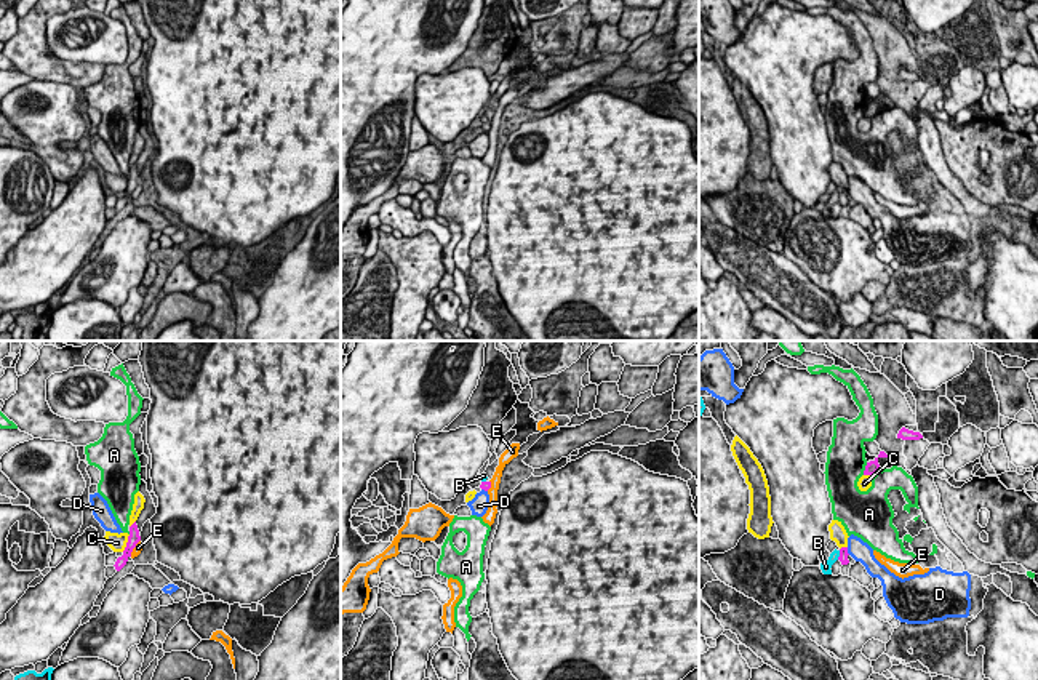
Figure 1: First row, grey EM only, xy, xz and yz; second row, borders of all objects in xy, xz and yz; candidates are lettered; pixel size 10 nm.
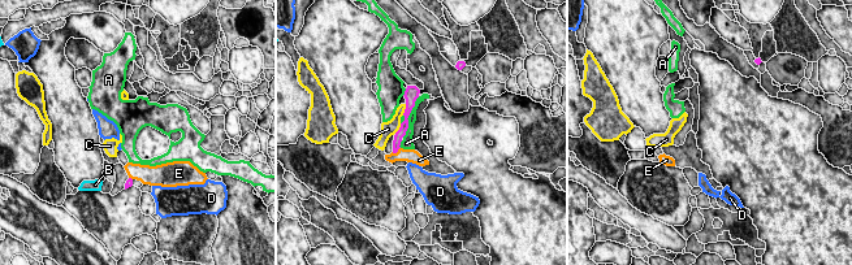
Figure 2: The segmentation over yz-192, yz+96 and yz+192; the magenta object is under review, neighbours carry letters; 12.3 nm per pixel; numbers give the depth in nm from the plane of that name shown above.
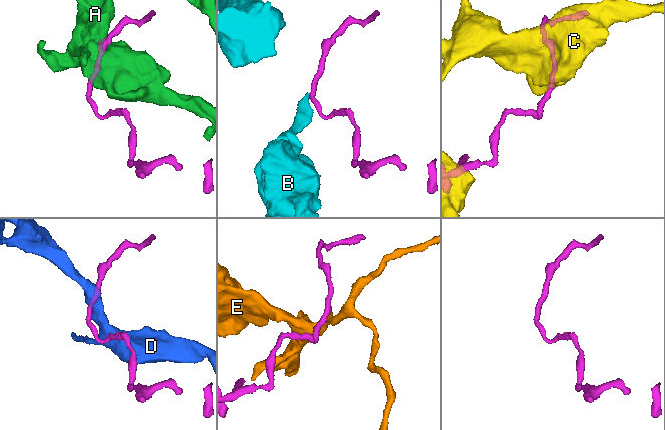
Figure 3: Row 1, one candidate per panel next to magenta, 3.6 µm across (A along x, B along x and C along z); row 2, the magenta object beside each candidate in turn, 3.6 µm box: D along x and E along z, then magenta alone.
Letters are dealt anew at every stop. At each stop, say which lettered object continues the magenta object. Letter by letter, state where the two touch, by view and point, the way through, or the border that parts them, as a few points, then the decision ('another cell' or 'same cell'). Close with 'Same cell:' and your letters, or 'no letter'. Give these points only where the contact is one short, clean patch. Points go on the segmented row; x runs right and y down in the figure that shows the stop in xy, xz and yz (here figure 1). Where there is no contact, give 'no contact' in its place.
A: yz (866, 469) | another cell
B: yz (840, 556) | along yz (840, 551), (837, 559) | another cell
C: xy (127, 543) | another cell
D: yz (846, 551) | along yz (846, 548), (850, 554) | another cell
E: xy (135, 546) | another cell
Same cell: no letter

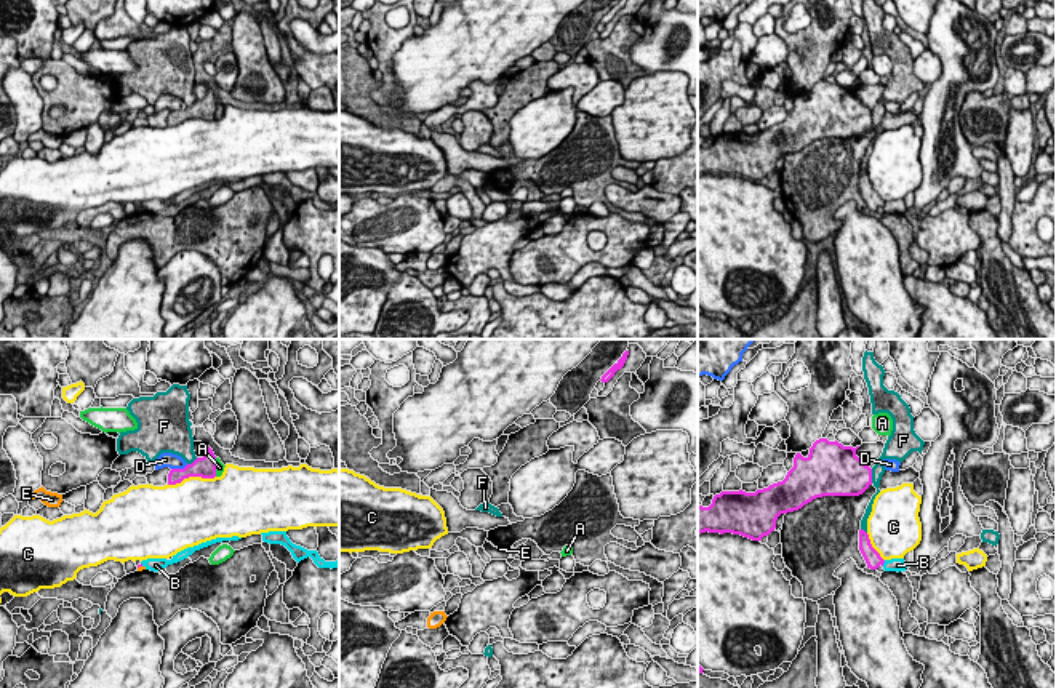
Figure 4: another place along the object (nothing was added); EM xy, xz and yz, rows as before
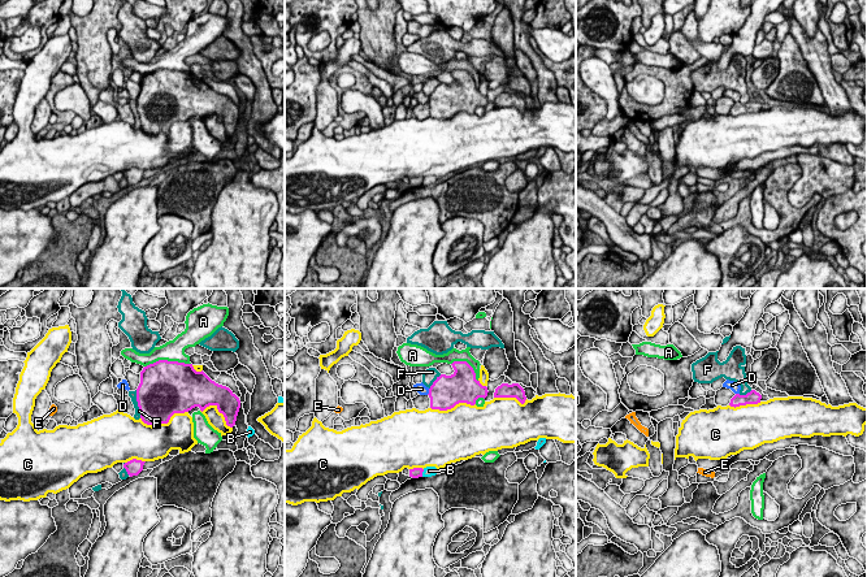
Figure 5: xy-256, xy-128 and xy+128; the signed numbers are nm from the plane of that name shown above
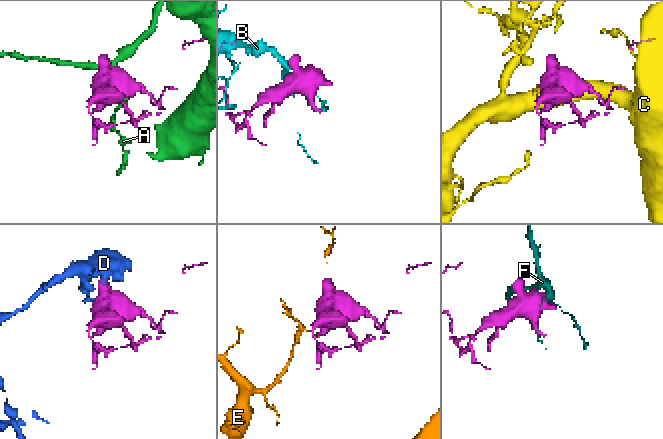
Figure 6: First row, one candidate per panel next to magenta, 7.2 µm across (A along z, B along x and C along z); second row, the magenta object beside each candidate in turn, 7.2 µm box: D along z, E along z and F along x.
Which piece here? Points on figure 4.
A: xy (215, 468) | another cell
B: yz (884, 562) | another cell
C: xy (191, 476) | another cell
D: xy (180, 469) | along xy (188, 464), (172, 469) | another cell
E: xy (140, 565) | along xy (141, 565), (138, 568) | another cell
F: yz (871, 476) | another cell
Same cell: no letter

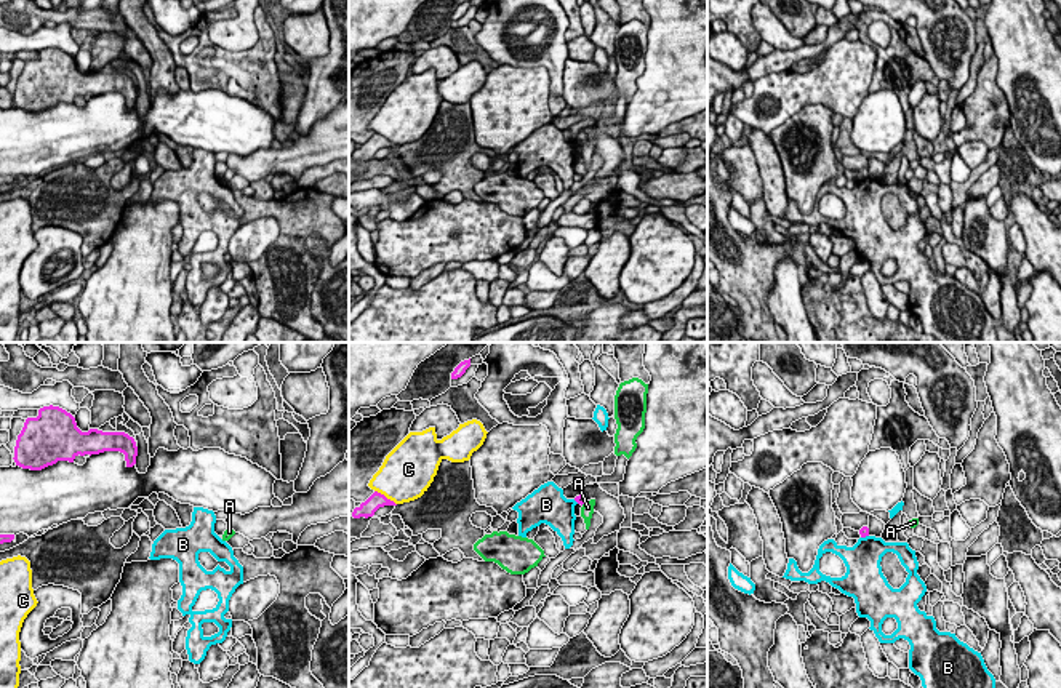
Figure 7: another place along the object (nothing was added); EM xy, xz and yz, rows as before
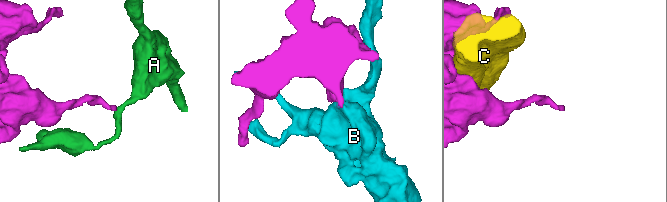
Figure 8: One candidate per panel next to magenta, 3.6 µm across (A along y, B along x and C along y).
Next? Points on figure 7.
A: xz (583, 503) | along xz (586, 501), (581, 504) | another cell
B: yz (864, 536) | along yz (868, 535), (861, 538) | another cell
C: xz (384, 496) | another cell
Same cell: no letter

